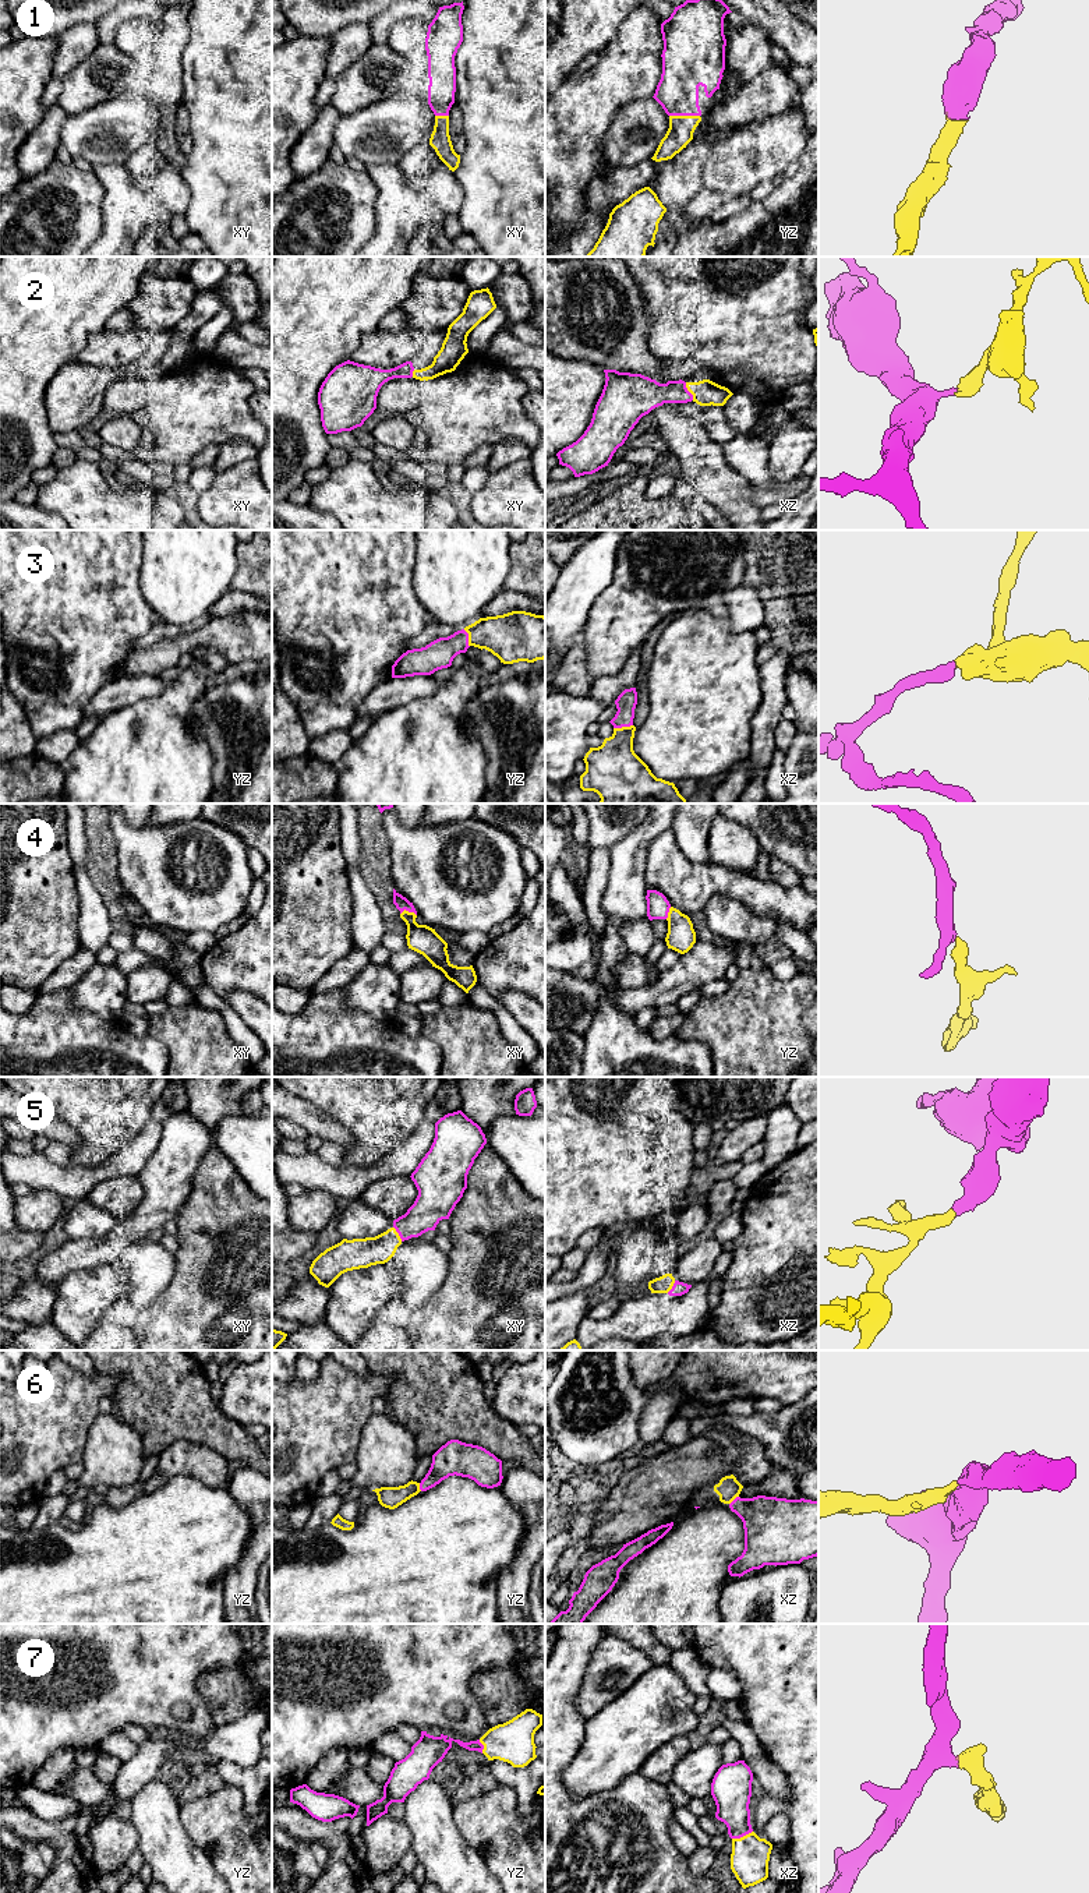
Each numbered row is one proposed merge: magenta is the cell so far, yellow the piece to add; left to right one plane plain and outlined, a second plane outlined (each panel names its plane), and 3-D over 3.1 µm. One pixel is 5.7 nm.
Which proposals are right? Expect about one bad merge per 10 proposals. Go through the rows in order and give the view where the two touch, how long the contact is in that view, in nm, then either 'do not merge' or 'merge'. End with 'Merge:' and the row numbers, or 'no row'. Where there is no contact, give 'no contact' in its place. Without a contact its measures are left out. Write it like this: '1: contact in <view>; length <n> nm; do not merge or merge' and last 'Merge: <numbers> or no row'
1: contact in yz; length 180 nm; merge
2: contact in xz; length 120 nm; merge
3: contact in xz; length 110 nm; merge
4: contact in xy; length 100 nm; merge
5: contact in xy; length 100 nm; merge
6: contact in xz; length 80 nm; merge
7: contact in xz; length 130 nm; merge
Merge: 1, 2, 3, 4, 5, 6, 7

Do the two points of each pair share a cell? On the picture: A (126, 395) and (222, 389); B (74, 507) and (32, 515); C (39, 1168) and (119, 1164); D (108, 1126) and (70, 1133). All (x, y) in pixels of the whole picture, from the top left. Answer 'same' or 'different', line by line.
A: different
B: different
C: same
D: different

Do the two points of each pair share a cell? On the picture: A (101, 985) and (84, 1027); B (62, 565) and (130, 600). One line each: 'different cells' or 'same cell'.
A: different cells
B: same cell

